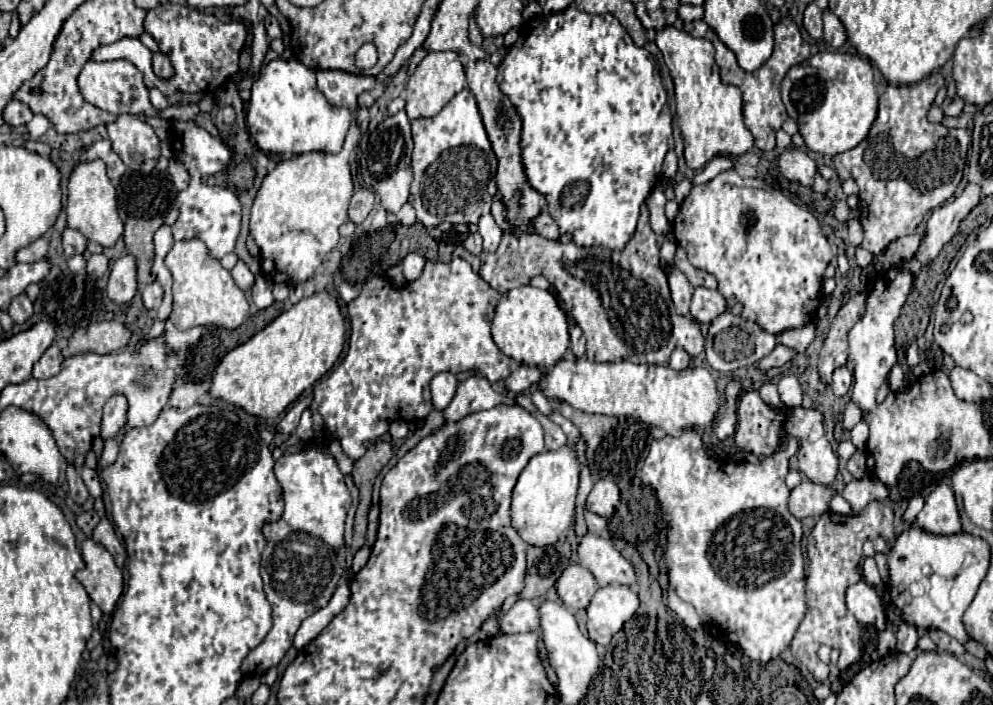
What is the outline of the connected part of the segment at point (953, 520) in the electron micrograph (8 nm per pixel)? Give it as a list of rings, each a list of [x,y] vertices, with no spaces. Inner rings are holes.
[[[940,483],[927,498],[923,510],[917,514],[917,524],[927,532],[953,534],[961,530],[961,518],[951,486]]]

